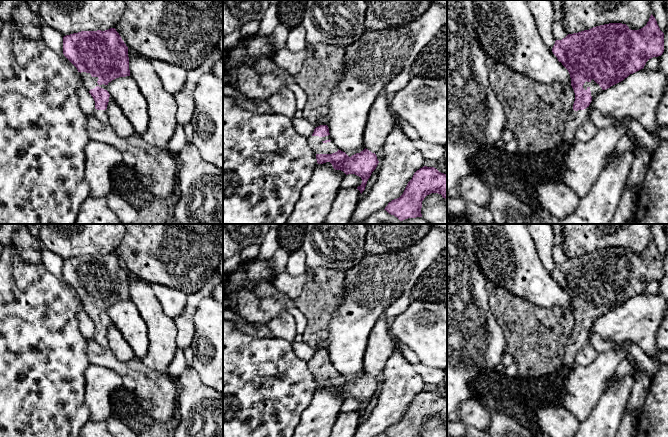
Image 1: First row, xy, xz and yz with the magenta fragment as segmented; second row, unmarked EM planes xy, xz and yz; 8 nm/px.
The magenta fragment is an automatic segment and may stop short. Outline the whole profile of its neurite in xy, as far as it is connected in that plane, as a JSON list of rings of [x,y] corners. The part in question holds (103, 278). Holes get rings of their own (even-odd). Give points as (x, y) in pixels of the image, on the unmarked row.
[[[115,252],[105,255],[81,255],[63,261],[63,278],[77,292],[86,313],[95,325],[94,340],[109,349],[107,329],[112,321],[107,309],[119,301],[130,300],[128,271]]]

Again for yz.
[[[651,238],[647,248],[639,254],[631,254],[622,247],[609,247],[568,258],[562,264],[555,265],[552,276],[568,294],[575,317],[573,333],[566,344],[563,359],[563,366],[572,371],[577,367],[574,362],[575,355],[589,343],[592,322],[643,293],[649,283],[661,280],[664,276],[664,257]]]

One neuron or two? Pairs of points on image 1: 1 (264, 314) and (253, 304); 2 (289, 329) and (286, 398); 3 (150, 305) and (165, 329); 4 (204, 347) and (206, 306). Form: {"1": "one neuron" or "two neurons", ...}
{"1": "one neuron", "2": "two neurons", "3": "one neuron", "4": "one neuron"}

